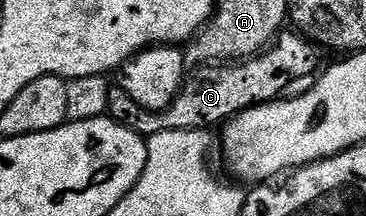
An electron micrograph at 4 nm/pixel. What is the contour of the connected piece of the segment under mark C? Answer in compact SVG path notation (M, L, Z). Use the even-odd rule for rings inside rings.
M299 32L288 33L277 34L275 42L255 58L240 60L235 64L212 64L189 73L184 79L184 87L165 110L142 108L122 87L112 84L109 88L107 117L134 132L151 136L167 130L208 130L212 126L219 127L244 110L275 102L295 82L308 77L311 79L321 69L321 51L316 43L308 41Z

